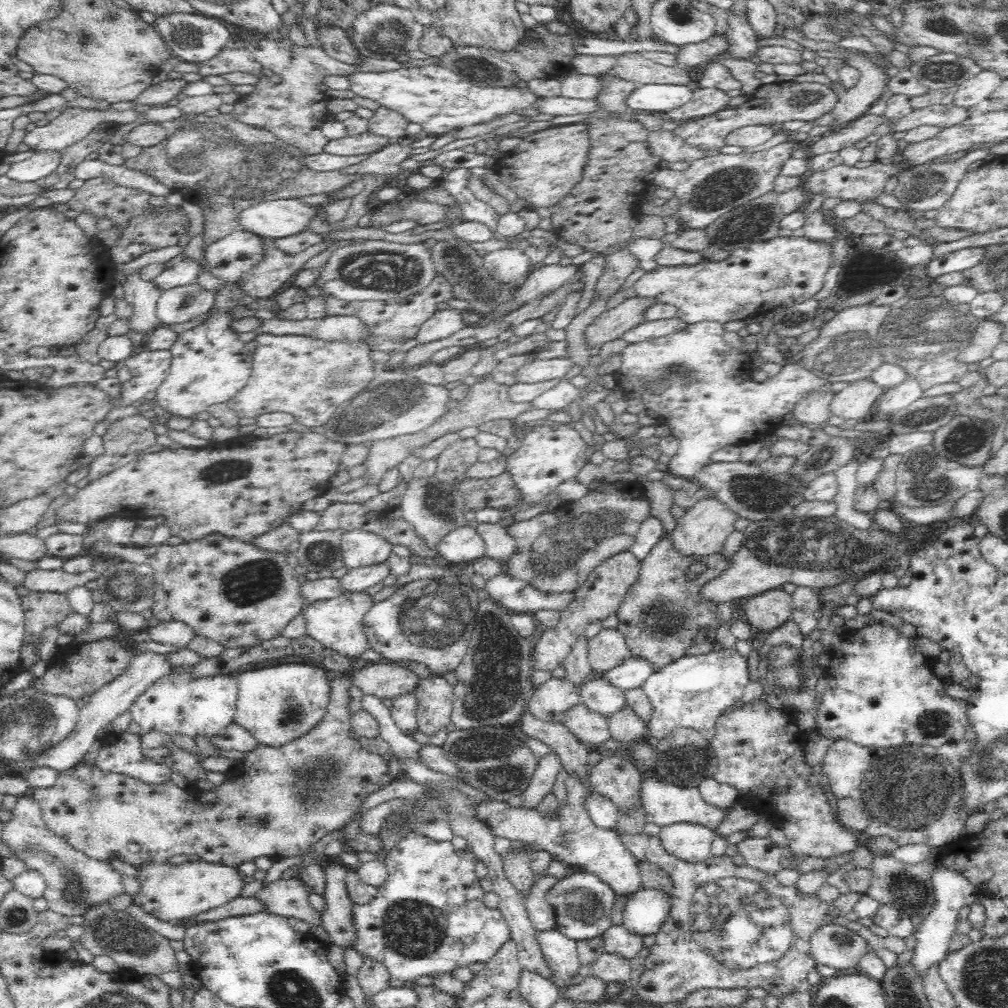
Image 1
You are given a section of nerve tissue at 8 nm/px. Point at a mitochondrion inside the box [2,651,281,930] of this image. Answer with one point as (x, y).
(65, 880)

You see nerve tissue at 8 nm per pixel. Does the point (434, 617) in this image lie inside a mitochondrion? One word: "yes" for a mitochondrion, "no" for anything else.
yes

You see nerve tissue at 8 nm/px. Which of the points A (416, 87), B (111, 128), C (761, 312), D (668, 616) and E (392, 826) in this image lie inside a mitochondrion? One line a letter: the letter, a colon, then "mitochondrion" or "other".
A: other
B: other
C: other
D: mitochondrion
E: mitochondrion

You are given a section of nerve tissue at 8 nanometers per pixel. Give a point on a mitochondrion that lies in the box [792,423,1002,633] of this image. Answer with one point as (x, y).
(927, 479)

